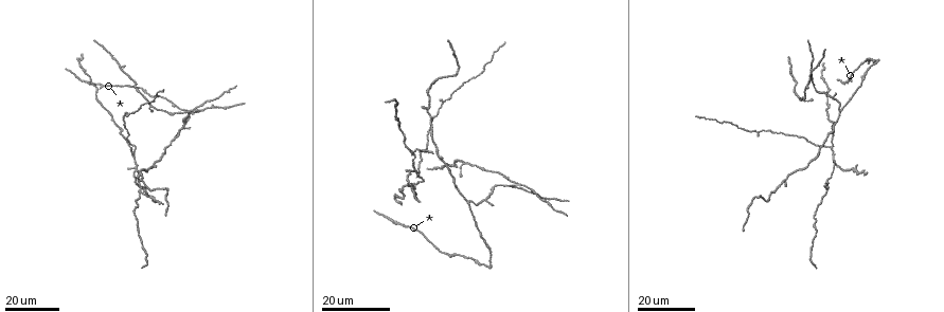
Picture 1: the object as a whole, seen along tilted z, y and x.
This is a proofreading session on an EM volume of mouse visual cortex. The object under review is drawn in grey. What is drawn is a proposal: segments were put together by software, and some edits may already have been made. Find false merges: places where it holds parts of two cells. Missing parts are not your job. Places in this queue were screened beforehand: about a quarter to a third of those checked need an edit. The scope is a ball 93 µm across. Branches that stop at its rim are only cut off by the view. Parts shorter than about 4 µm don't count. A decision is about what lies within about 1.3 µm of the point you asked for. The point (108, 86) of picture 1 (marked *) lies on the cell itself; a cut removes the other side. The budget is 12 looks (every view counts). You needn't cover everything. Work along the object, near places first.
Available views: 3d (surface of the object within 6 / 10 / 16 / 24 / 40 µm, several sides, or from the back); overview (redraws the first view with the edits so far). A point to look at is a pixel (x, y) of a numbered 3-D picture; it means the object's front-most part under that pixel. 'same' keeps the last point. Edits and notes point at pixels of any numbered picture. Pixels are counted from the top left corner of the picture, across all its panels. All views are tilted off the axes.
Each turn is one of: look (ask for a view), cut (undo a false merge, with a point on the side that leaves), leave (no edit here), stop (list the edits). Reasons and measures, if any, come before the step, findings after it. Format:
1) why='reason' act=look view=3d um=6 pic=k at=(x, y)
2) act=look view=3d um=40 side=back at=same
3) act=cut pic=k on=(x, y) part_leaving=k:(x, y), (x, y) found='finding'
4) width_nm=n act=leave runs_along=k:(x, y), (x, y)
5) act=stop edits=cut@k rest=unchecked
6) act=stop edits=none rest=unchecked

why='two arms in line, one across' act=look view=3d um=16 pic=1 at=(504, 187)

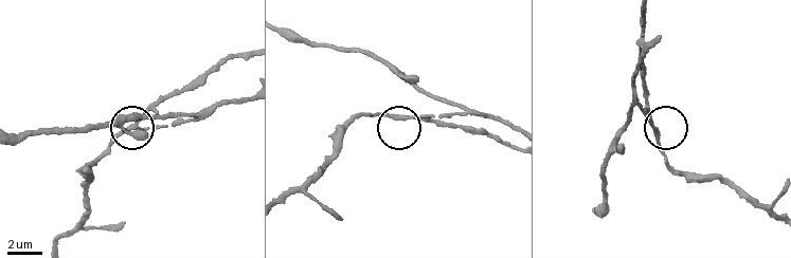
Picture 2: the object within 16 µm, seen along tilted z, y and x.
act=look view=3d um=10 pic=2 at=(406, 118)

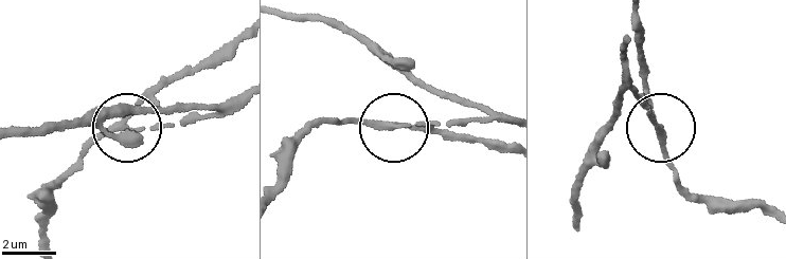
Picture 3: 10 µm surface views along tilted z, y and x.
act=cut pic=3 on=(154, 126) part_leaving=3:(117, 124), (189, 125), (215, 112), (127, 106), (11, 131) found='a second cell is stuck on'

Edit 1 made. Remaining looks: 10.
act=look view=overview

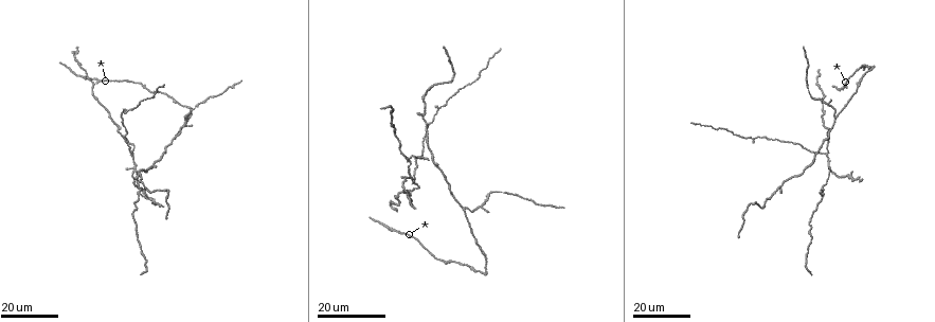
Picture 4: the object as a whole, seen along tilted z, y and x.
why='four or more arms meet' act=look view=3d um=16 pic=4 at=(827, 153)

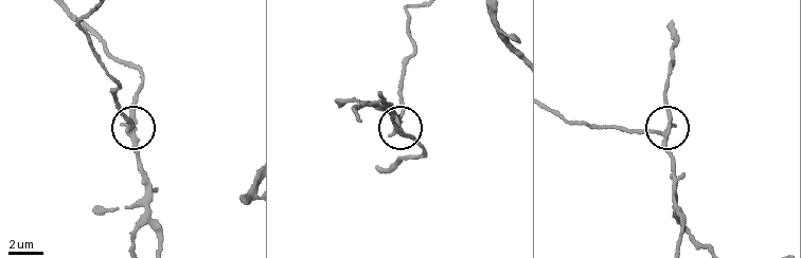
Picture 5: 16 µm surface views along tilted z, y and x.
why='closer look' act=look view=3d um=10 pic=5 at=(662, 134)

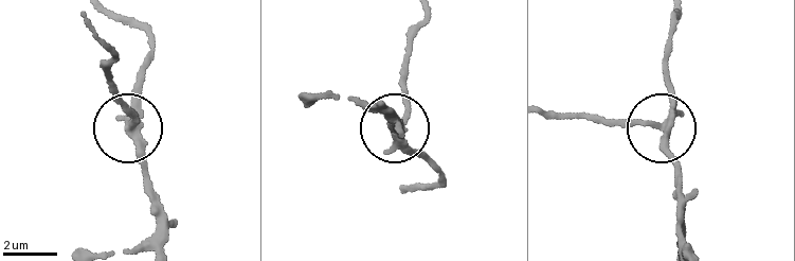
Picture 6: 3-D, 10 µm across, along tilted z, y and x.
width_nm=240 act=cut pic=6 on=(125, 111) part_leaving=6:(124, 125), (129, 115), (106, 72), (106, 42) found='a second cell is stuck on'

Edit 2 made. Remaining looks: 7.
why='four or more arms meet' act=look view=3d um=16 pic=4 at=(140, 192)

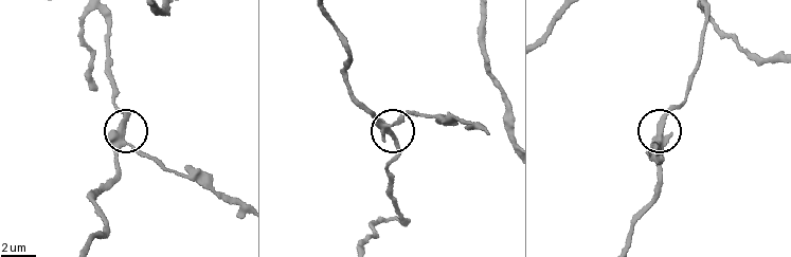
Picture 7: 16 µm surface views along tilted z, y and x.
act=look view=3d um=10 pic=7 at=(122, 141)

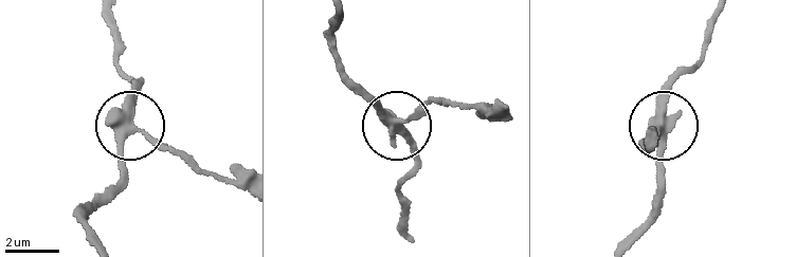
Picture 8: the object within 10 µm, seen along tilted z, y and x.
act=cut pic=8 on=(159, 144) part_leaving=8:(127, 124), (214, 173), (242, 182) found='two cells meet here'

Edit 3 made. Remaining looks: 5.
act=look view=overview

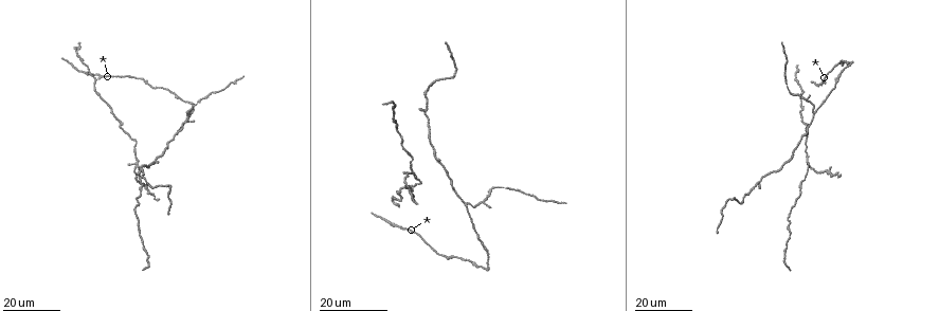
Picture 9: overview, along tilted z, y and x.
why='two arms in line, one across' act=look view=3d um=24 pic=9 at=(806, 161)

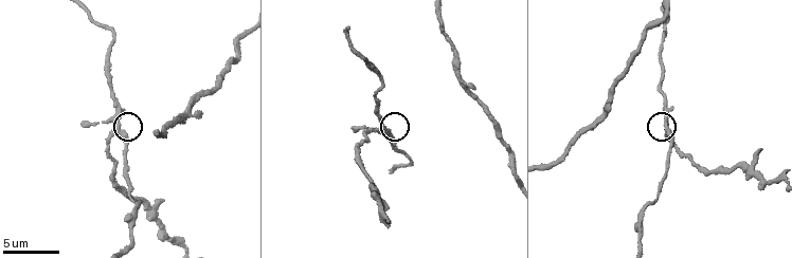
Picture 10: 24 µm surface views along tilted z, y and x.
why='closer look' act=look view=3d um=10 pic=10 at=(118, 131)

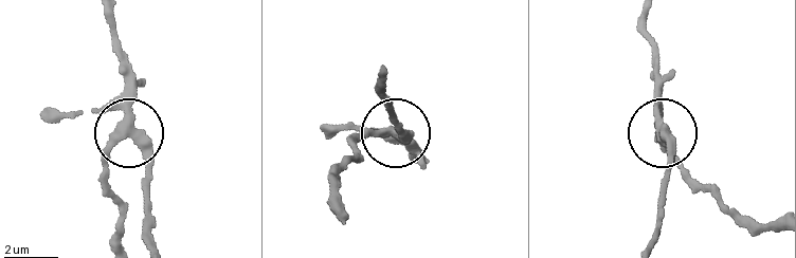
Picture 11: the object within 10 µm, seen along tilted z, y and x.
side_arm_um=19 act=cut pic=11 on=(106, 168) part_leaving=11:(119, 131), (107, 172), (125, 247) found='two cells meet here'

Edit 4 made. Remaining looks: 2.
act=stop edits=cut@3,cut@6,cut@8,cut@11 rest=unchecked

